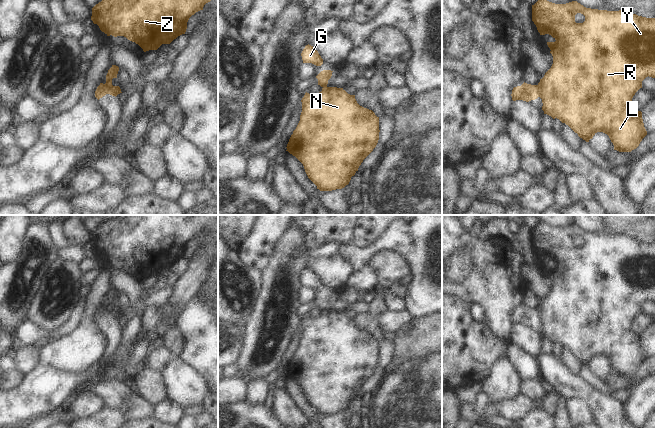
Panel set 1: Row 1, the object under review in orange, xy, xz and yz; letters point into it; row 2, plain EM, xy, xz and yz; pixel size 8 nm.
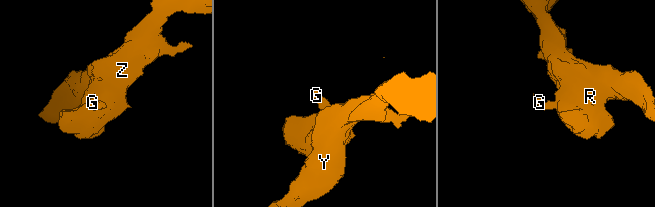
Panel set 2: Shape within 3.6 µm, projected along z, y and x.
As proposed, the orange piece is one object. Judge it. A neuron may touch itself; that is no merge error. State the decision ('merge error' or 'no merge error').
merge error

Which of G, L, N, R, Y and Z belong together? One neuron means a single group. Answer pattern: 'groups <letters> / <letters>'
groups G / L N R Y Z

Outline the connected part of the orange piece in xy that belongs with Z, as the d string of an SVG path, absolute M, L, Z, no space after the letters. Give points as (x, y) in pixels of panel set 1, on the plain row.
M123 215L107 220L96 228L92 232L91 244L107 260L124 260L138 268L144 276L157 274L162 268L170 268L178 260L185 258L189 242L217 221L218 215Z

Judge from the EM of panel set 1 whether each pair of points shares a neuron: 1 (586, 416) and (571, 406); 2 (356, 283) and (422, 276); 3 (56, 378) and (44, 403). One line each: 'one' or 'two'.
1: one
2: two
3: one

